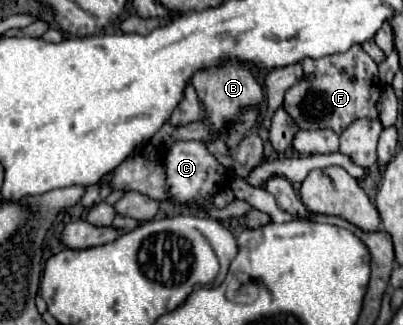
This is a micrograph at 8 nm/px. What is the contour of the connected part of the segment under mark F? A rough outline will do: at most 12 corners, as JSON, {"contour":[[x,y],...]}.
{"contour":[[361,44],[303,60],[285,92],[301,130],[377,118],[379,70]]}

